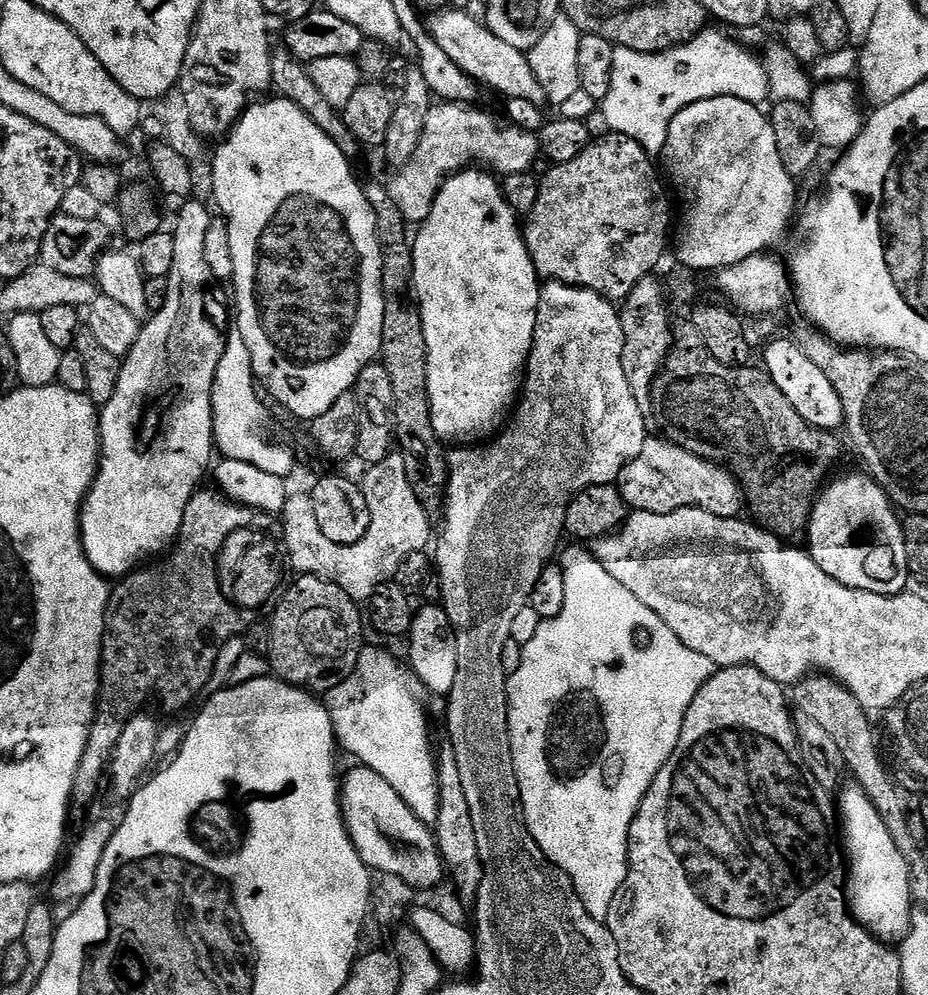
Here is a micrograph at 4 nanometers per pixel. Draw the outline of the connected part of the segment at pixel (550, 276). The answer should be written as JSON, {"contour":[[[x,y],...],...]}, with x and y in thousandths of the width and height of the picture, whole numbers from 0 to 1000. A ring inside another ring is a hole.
{"contour":[[[655,133],[648,141],[639,140],[623,159],[594,166],[592,173],[582,178],[580,203],[575,203],[575,211],[571,211],[563,225],[565,242],[583,282],[635,289],[654,302],[671,304],[694,277],[708,272],[706,269],[710,267],[716,252],[719,249],[721,252],[726,228],[721,190],[708,162],[706,165],[703,161],[706,160],[691,145],[683,143],[683,139]]]}

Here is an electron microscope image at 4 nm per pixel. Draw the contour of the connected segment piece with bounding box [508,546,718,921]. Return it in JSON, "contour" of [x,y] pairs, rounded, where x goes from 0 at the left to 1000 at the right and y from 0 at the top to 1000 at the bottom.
{"contour":[[[609,550],[608,560],[606,555],[601,563],[601,568],[608,575],[610,591],[606,615],[596,623],[583,622],[580,637],[575,637],[571,645],[564,647],[558,673],[551,676],[547,725],[552,731],[552,761],[560,783],[560,797],[565,803],[565,819],[569,822],[569,832],[575,843],[582,845],[582,853],[587,861],[614,881],[619,894],[627,903],[636,920],[642,925],[654,926],[662,898],[666,898],[666,894],[672,891],[672,883],[677,880],[677,839],[685,815],[713,770],[718,770],[718,766],[726,758],[737,734],[737,723],[744,714],[744,708],[759,687],[773,675],[774,669],[765,665],[761,657],[744,653],[744,649],[739,649],[731,641],[731,637],[726,637],[726,633],[722,633],[722,629],[718,629],[718,625],[713,625],[713,621],[709,621],[709,617],[700,613],[700,609],[692,609],[692,605],[688,605],[688,601],[683,601],[683,597],[679,597],[679,593],[675,593],[675,589],[666,585],[666,581],[658,579],[633,550],[616,550],[621,551]]]}

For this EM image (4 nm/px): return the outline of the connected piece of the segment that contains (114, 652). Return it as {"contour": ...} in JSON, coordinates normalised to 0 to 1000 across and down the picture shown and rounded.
{"contour":[[[236,492],[220,493],[211,493],[205,501],[205,509],[200,509],[194,538],[183,555],[185,560],[168,565],[173,567],[148,571],[133,580],[126,586],[129,587],[126,591],[124,588],[120,592],[116,622],[112,625],[110,698],[88,766],[84,766],[82,789],[78,795],[78,803],[83,809],[95,808],[102,802],[108,783],[111,780],[113,783],[117,775],[121,756],[127,750],[135,725],[156,711],[154,708],[163,695],[173,691],[177,694],[177,708],[181,712],[198,712],[210,699],[219,701],[239,651],[249,642],[262,640],[270,627],[279,625],[280,618],[292,620],[302,608],[307,590],[306,578],[313,575],[305,526],[292,515],[280,515],[277,511],[254,507]]]}

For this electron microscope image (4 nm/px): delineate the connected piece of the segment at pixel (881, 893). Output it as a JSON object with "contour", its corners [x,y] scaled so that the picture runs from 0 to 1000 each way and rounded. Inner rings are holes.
{"contour":[[[919,791],[903,800],[903,820],[907,828],[909,824],[909,840],[914,843],[913,859],[916,861],[916,879],[912,884],[914,910],[918,921],[944,944],[972,947],[983,934],[983,878],[943,806],[929,791]]]}

